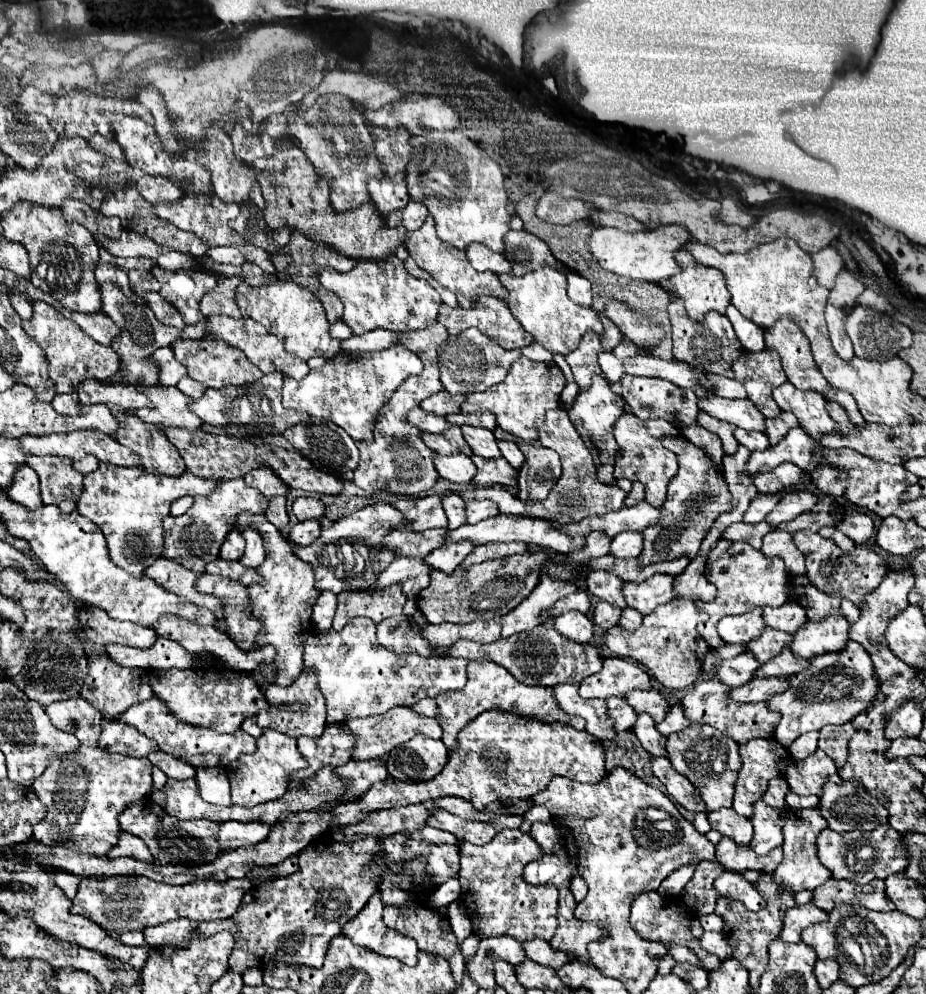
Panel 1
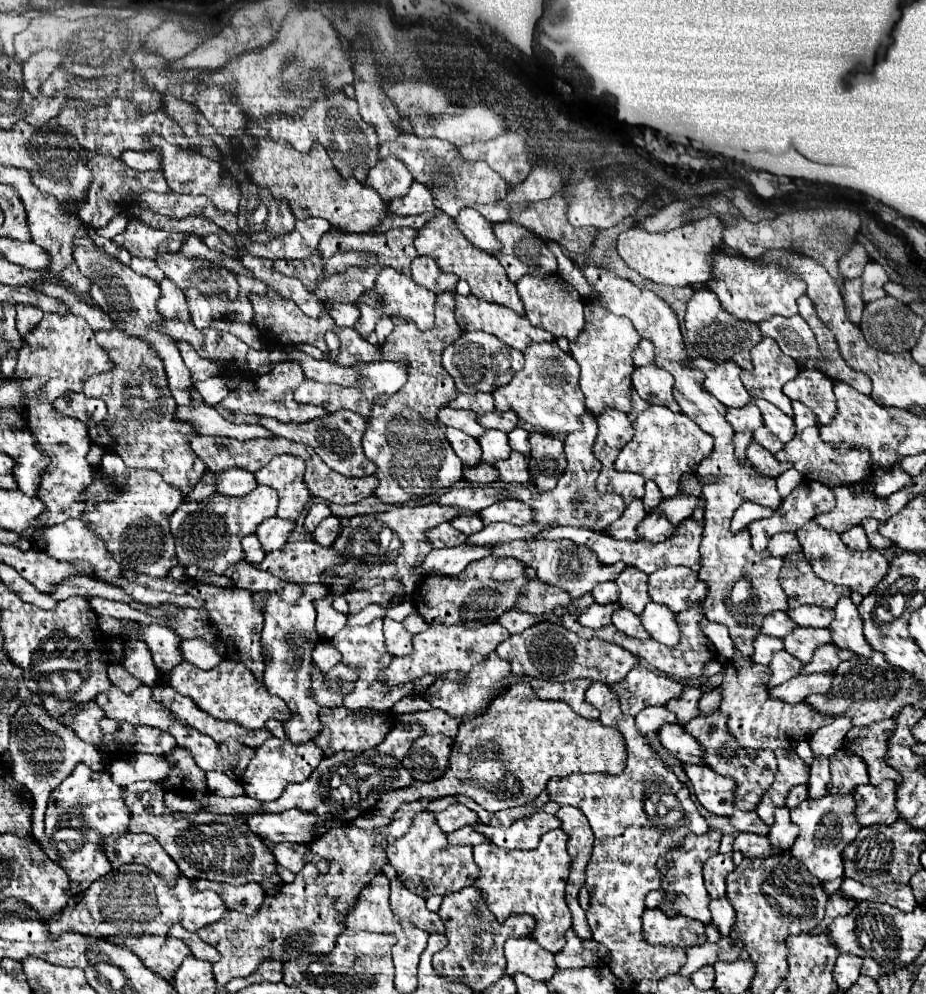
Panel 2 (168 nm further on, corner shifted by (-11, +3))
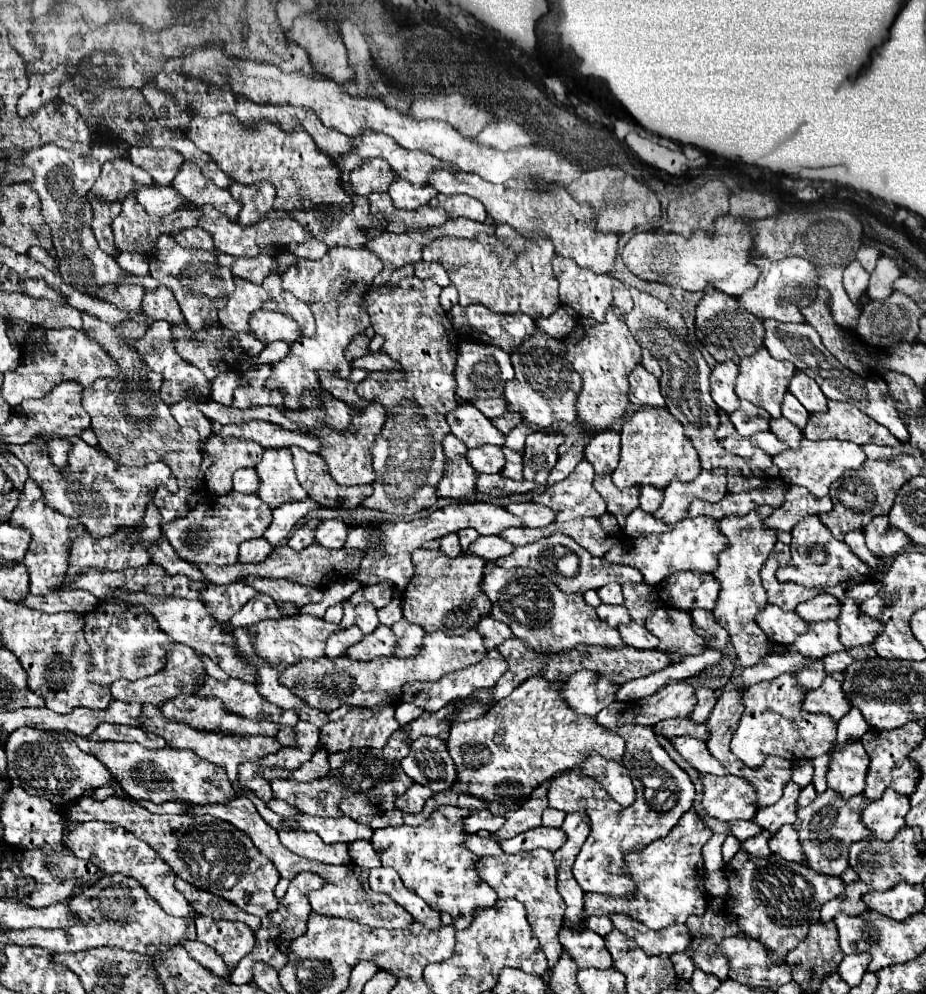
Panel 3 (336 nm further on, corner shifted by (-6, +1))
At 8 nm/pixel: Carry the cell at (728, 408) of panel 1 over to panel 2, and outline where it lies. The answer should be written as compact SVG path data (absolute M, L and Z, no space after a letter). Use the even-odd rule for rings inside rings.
M752 397L750 399L752 405L756 405L762 413L762 421L768 427L768 431L772 431L780 441L788 443L794 437L794 421L792 417L784 415L778 407L774 407L772 403L760 399L760 397Z

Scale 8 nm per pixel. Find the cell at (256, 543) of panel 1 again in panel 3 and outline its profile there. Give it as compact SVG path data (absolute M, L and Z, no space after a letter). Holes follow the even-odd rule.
M311 499L305 501L293 501L287 505L279 505L279 509L273 509L273 523L269 525L267 533L263 535L271 545L277 545L279 541L287 539L291 529L311 511L317 509L319 505Z

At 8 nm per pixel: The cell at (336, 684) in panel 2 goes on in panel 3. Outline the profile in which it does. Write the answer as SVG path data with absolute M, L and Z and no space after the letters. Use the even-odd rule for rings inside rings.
M469 629L461 637L445 635L443 631L427 633L425 647L413 659L397 659L397 657L375 657L371 661L351 661L349 657L319 657L315 661L299 661L289 669L279 673L279 683L291 689L297 697L301 697L307 705L331 713L341 705L353 707L375 707L395 703L399 699L399 687L413 681L437 681L441 675L473 665L485 655L483 637Z

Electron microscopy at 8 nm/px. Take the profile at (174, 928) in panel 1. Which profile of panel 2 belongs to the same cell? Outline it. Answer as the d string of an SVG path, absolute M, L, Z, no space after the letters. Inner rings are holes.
M172 925L170 931L168 931L168 937L176 937L176 939L184 941L186 947L192 951L192 955L196 959L204 959L204 961L210 961L210 963L216 963L220 959L220 953L212 945L204 943L196 933L184 931L184 927L180 927L180 925Z

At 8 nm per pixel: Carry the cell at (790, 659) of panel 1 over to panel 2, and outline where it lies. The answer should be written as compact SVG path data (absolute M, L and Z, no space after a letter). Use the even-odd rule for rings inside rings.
M820 645L812 659L808 663L804 663L804 673L832 673L842 661L850 659L854 653L850 651L842 651L834 645Z

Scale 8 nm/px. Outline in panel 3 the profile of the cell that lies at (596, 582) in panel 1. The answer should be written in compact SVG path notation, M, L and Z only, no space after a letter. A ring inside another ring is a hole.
M627 583L623 585L625 595L625 607L629 609L635 623L645 625L647 617L657 609L659 605L659 593L655 593L655 587L647 583Z

